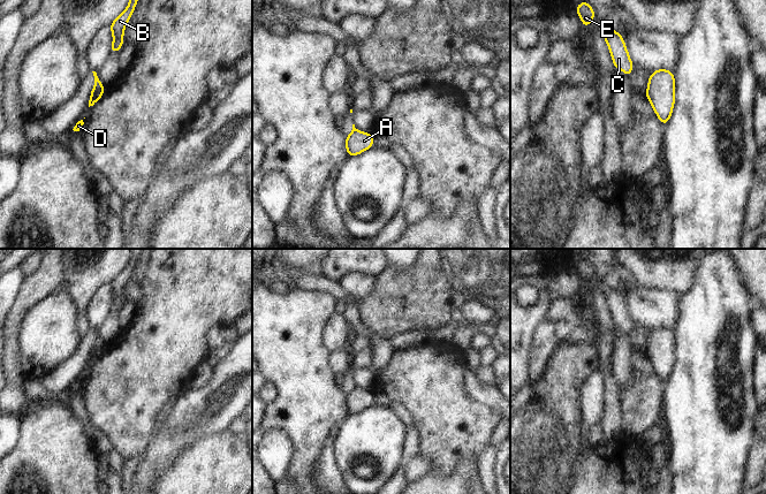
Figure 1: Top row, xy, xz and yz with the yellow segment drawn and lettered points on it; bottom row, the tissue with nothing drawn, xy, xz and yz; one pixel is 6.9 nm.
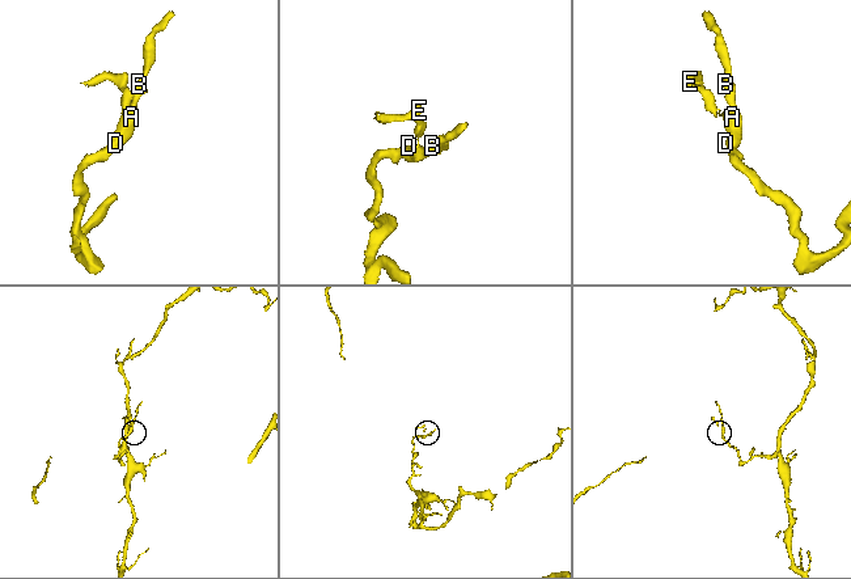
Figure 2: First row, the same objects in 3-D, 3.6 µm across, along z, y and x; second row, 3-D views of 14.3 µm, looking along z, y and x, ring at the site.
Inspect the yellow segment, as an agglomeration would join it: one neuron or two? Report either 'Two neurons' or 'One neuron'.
Two neurons.

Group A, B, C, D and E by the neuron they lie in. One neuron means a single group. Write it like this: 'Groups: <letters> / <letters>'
Groups: A B D / C E.

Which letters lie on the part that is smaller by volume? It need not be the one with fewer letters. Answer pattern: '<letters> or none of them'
C, E

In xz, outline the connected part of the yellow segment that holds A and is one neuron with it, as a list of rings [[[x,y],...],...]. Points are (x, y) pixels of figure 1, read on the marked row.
[[[354,129],[346,137],[346,149],[348,157],[358,155],[373,147],[373,135]]]

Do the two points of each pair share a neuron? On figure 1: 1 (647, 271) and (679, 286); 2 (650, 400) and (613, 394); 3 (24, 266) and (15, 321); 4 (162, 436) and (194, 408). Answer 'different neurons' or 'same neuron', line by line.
1: same neuron
2: different neurons
3: different neurons
4: same neuron

